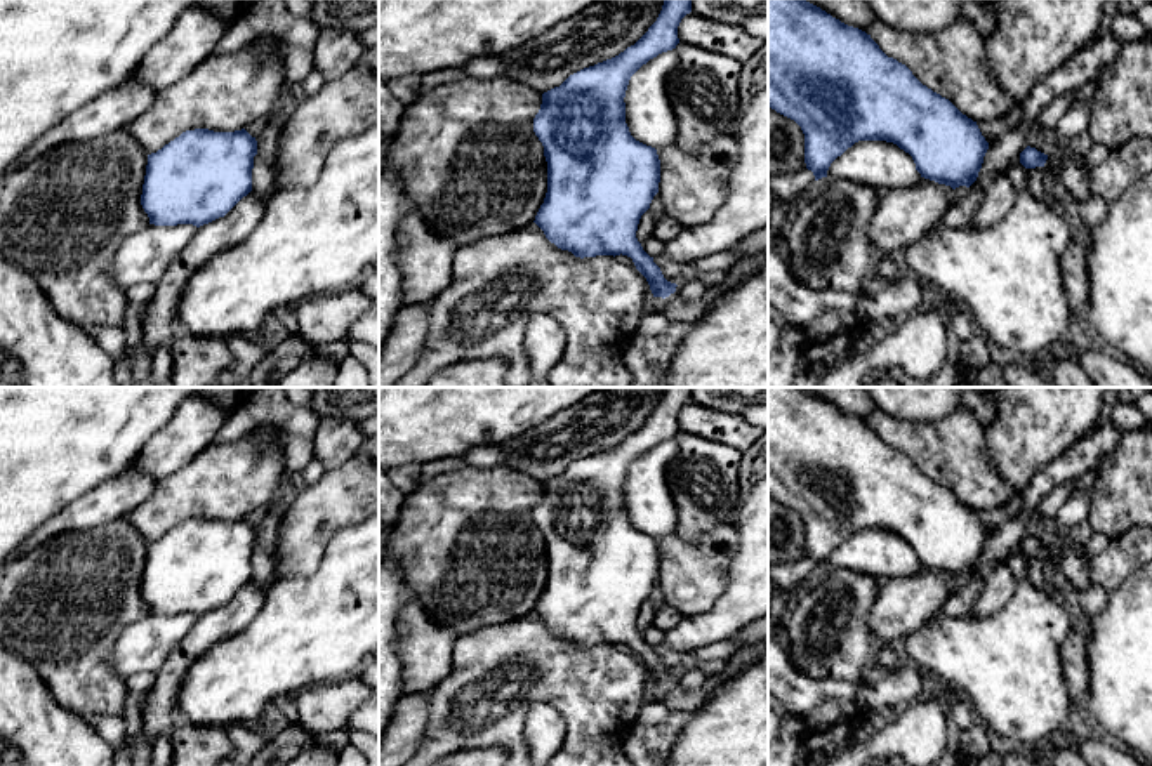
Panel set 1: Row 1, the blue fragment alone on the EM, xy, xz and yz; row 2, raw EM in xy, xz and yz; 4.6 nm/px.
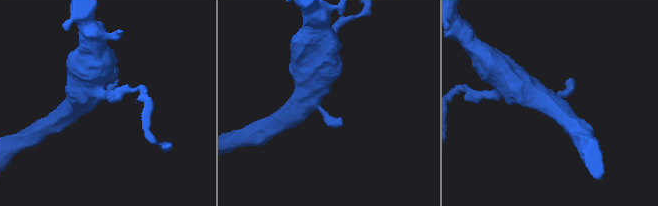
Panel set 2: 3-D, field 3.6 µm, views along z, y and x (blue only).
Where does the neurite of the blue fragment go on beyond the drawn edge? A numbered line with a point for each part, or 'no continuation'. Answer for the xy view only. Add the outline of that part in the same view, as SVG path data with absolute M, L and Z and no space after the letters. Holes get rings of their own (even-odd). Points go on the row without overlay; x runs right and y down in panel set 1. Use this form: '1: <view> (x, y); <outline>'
no continuation

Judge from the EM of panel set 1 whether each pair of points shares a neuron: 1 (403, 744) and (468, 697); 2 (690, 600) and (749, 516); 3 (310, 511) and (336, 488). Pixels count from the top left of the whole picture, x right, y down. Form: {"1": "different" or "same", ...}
{"1": "different", "2": "different", "3": "same"}

